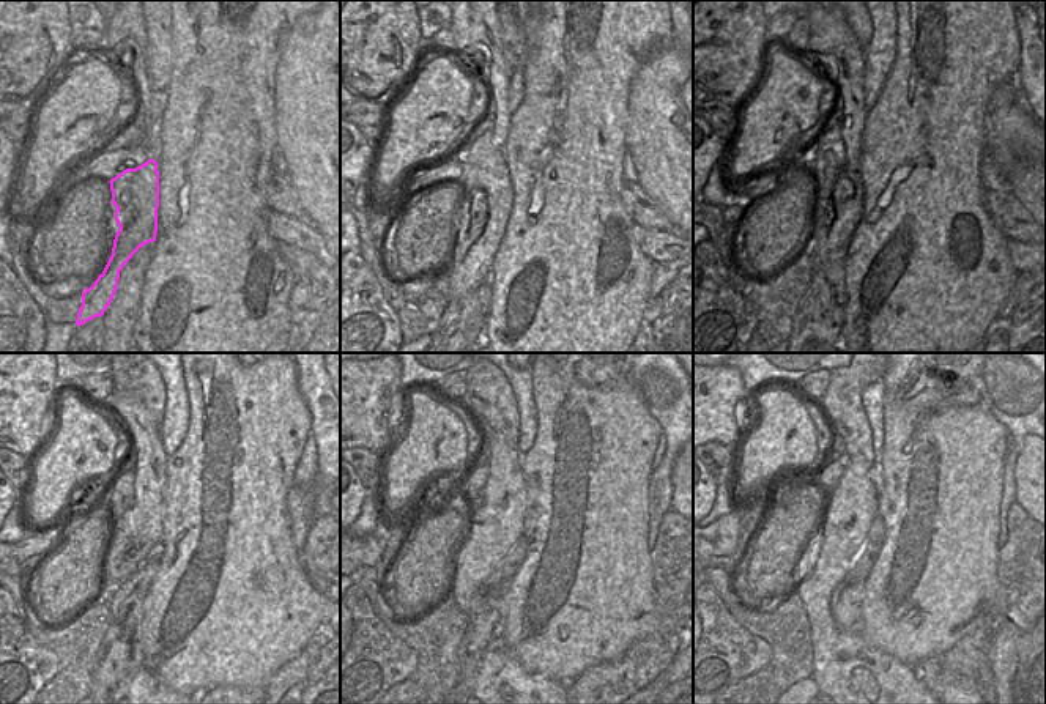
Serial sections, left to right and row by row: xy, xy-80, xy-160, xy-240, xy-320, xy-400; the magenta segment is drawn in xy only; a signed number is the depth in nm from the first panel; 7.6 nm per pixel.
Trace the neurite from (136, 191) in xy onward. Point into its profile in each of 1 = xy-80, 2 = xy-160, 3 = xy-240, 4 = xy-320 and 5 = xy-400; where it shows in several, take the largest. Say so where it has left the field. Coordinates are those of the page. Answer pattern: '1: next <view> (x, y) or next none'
1: next xy-80 (485, 178)
2: next xy-160 (845, 188)
3: next xy-240 (120, 498)
4: next xy-320 (474, 482)
5: next xy-400 (830, 473)

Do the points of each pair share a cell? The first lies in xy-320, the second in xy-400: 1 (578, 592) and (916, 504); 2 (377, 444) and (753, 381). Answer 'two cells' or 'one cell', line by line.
1: one cell
2: two cells

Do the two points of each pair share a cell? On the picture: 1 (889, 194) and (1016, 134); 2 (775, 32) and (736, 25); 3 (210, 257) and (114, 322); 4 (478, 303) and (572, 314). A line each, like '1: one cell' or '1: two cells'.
1: two cells
2: two cells
3: two cells
4: two cells

